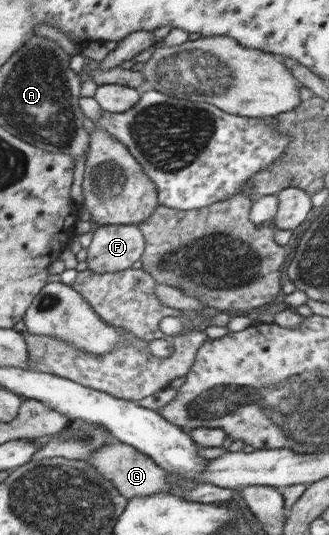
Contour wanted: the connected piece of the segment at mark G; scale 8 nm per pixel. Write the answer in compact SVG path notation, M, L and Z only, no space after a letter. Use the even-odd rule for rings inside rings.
M119 441L97 448L97 450L91 452L89 458L85 458L83 461L95 468L103 478L113 483L117 487L118 493L128 501L133 497L147 497L159 493L169 494L172 488L167 481L164 469L155 465L143 453Z

